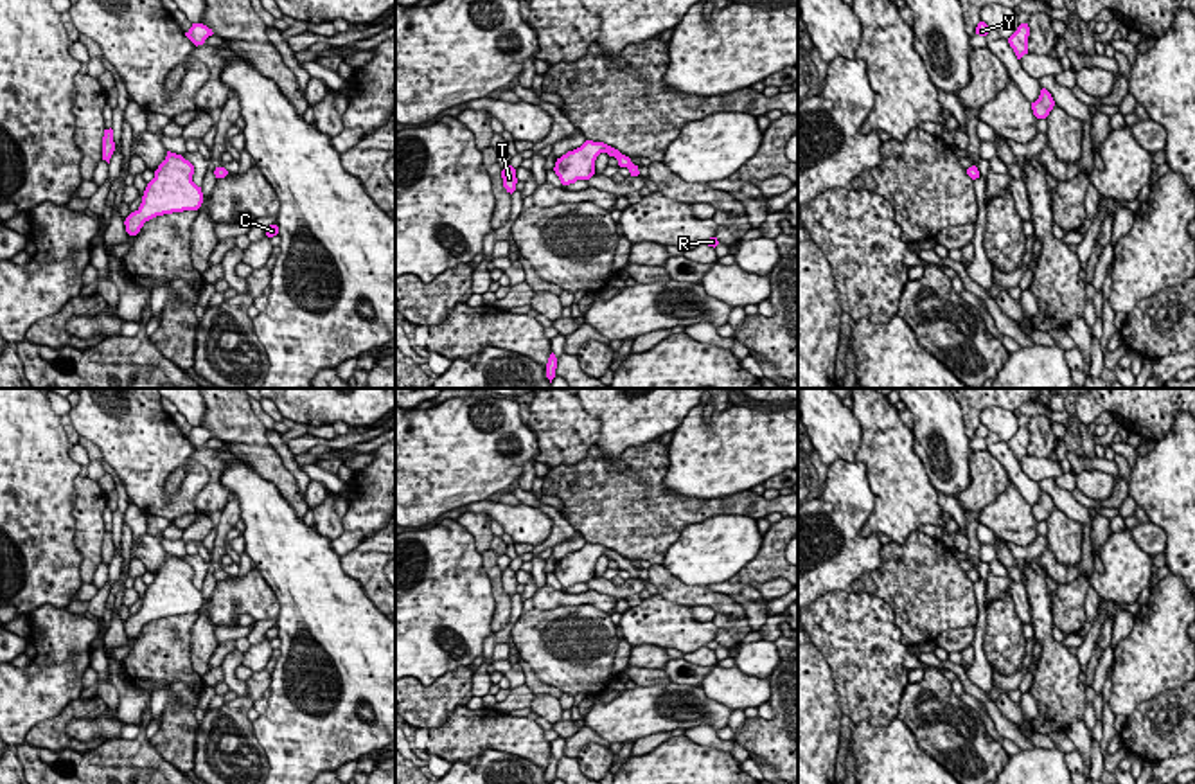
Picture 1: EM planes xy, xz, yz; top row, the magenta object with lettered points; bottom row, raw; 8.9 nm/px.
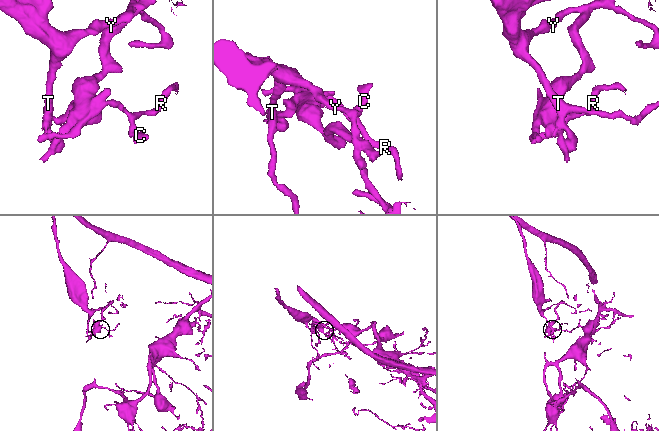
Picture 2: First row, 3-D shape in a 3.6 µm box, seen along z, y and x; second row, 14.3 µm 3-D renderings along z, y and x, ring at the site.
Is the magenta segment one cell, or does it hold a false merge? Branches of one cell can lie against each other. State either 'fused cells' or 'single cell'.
fused cells

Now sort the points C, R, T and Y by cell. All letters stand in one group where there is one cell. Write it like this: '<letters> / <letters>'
C R / T Y

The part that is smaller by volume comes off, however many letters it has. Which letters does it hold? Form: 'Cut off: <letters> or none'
Cut off: C, R

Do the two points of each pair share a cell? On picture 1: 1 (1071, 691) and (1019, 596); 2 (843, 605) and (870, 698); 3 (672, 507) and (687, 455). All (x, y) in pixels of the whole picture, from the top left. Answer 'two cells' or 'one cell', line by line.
1: two cells
2: one cell
3: two cells

